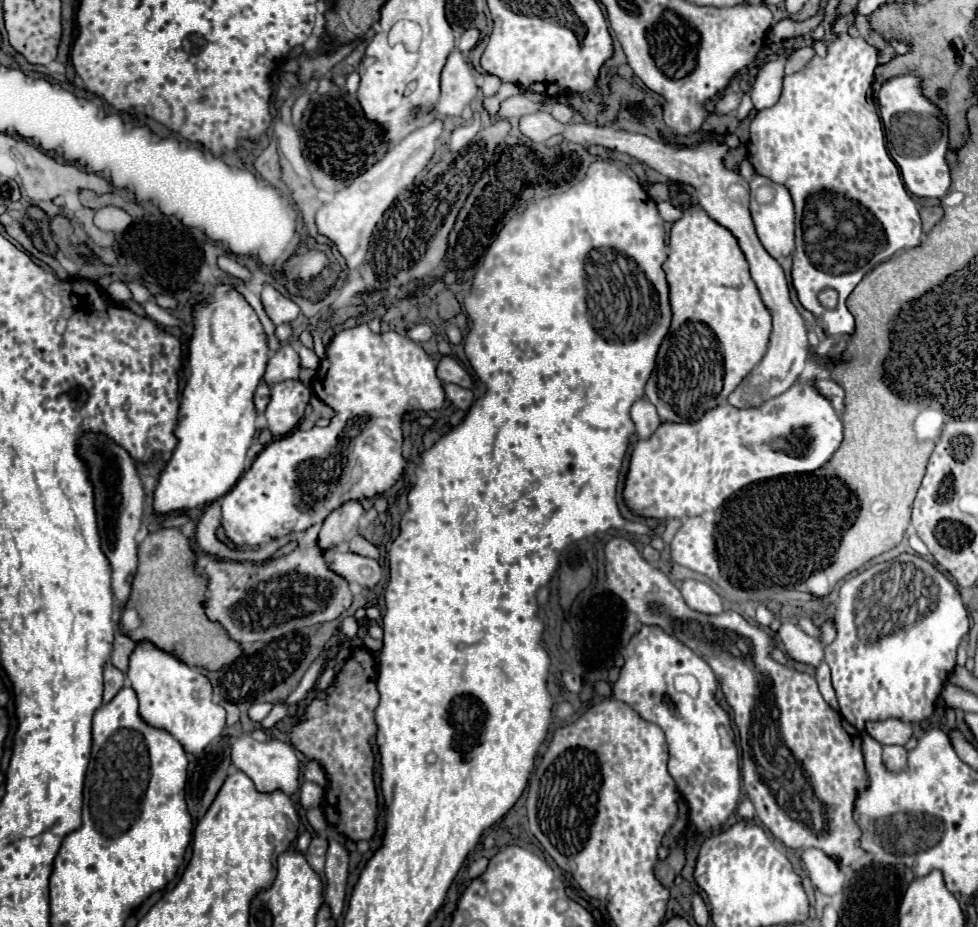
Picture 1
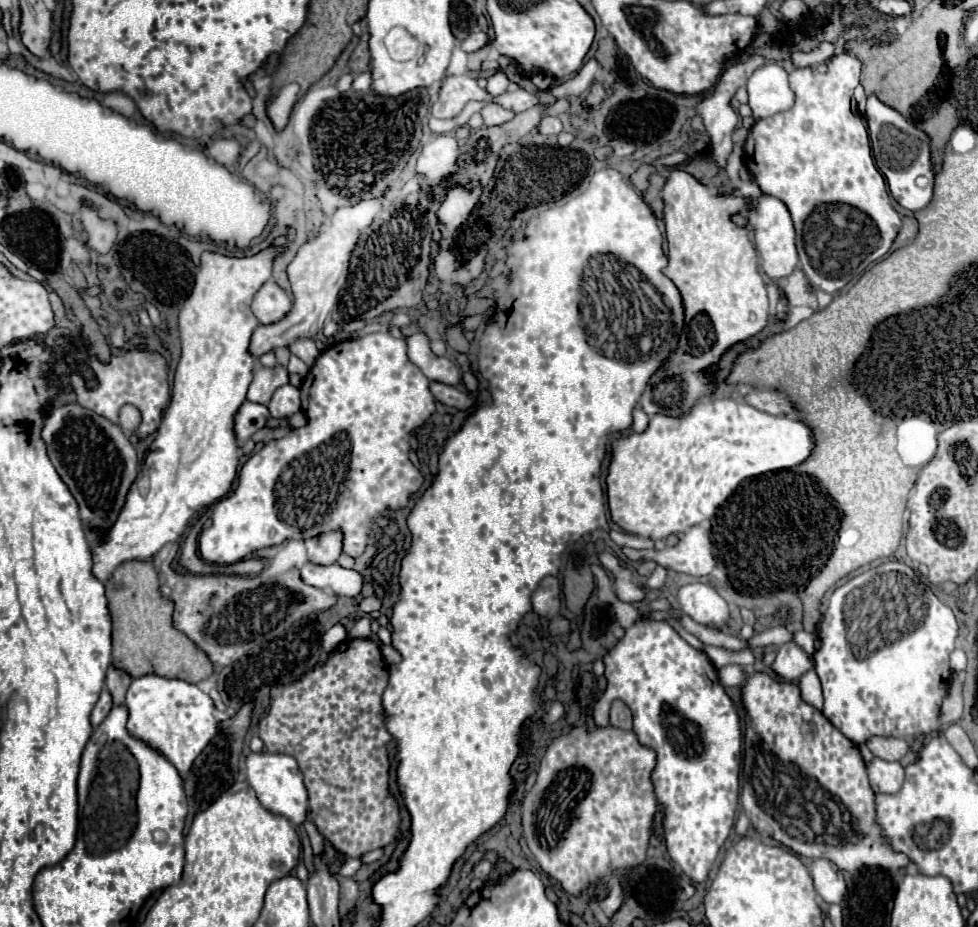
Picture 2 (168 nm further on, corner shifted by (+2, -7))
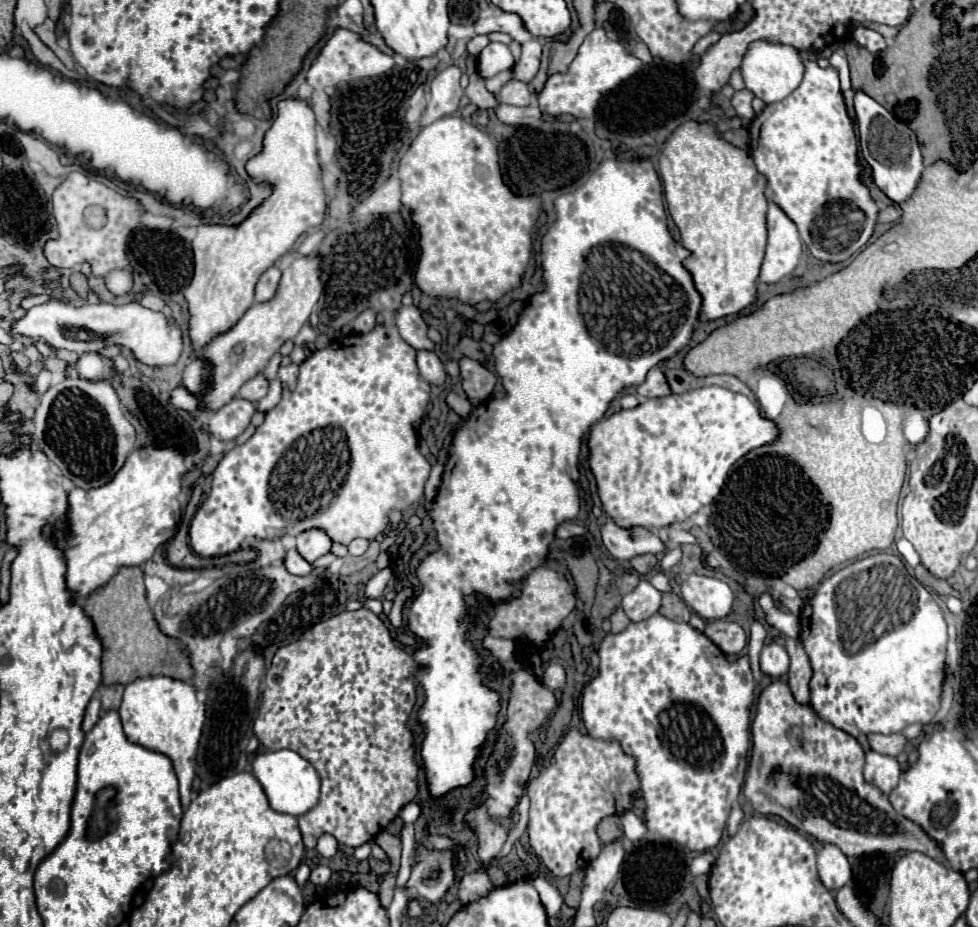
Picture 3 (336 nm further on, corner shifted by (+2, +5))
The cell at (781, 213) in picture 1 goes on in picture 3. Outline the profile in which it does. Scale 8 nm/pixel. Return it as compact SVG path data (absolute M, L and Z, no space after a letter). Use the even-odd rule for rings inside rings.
M768 203L768 245L760 267L762 283L778 283L788 277L802 255L802 241L794 223L776 205Z

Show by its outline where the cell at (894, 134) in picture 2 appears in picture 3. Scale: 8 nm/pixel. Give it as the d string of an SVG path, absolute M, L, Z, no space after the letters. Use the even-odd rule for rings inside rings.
M856 91L856 95L854 95L854 111L856 111L860 153L862 153L862 159L872 169L872 181L894 203L906 201L912 195L912 191L916 189L920 173L924 169L914 131L906 123L898 121L880 103L876 103L872 97L868 97L862 91Z

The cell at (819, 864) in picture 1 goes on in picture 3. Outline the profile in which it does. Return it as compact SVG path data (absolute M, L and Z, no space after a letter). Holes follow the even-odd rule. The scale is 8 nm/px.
M824 845L818 853L818 875L826 889L836 891L852 879L852 869L846 855L836 845Z

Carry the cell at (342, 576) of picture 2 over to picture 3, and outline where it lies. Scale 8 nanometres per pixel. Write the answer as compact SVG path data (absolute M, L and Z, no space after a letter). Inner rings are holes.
M290 549L290 551L286 553L286 557L284 557L284 567L286 567L288 573L292 573L292 575L308 575L308 573L312 571L310 563L306 563L306 561L298 555L296 549Z

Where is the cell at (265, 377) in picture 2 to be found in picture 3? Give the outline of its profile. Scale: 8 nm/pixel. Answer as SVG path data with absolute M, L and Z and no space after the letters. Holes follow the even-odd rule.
M256 375L254 379L250 379L242 385L240 397L250 403L258 403L266 395L266 391L268 391L268 381L262 379L262 375Z

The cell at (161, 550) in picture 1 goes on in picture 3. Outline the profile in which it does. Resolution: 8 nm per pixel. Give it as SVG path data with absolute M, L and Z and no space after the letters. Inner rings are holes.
M122 567L110 583L94 591L84 601L84 613L92 619L96 637L102 643L102 683L128 685L138 677L164 675L178 681L192 681L188 655L178 647L178 641L158 631L154 615L146 601L144 573L140 567Z

